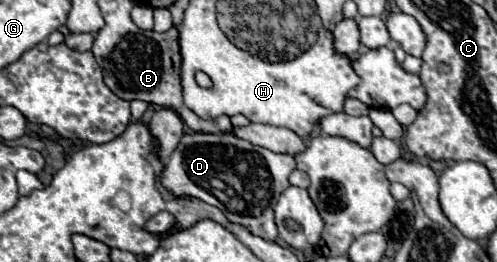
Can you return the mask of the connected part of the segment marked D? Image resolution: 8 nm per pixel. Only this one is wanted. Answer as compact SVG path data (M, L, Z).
M186 133L180 139L174 153L168 157L168 161L164 161L160 183L176 197L196 197L208 205L218 207L230 223L246 227L252 235L262 237L266 241L276 241L278 229L274 223L274 207L282 191L290 187L288 177L294 169L296 169L296 161L288 153L274 153L270 149L252 145L228 133Z

